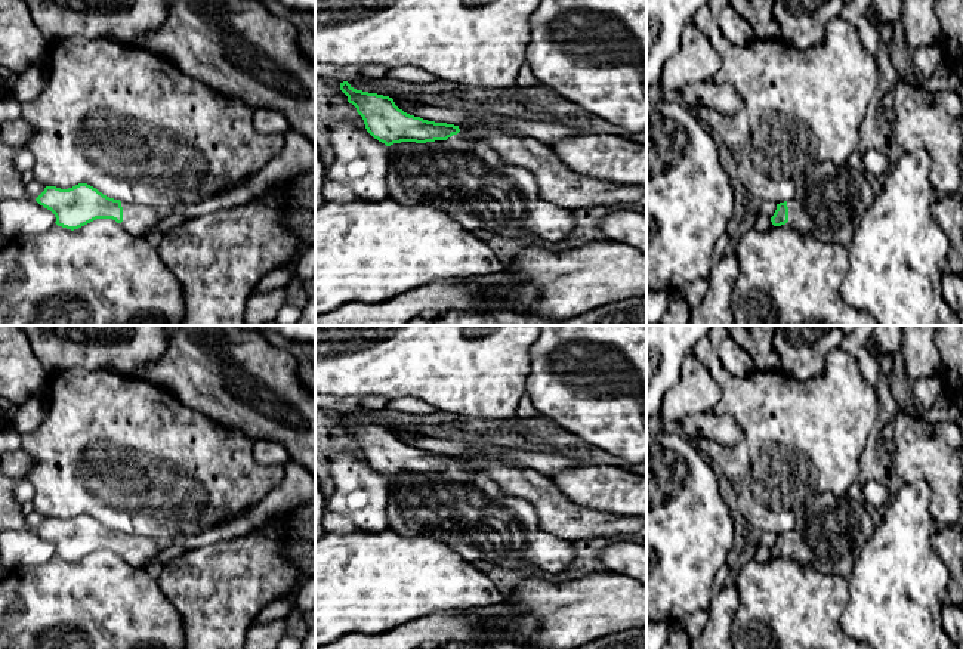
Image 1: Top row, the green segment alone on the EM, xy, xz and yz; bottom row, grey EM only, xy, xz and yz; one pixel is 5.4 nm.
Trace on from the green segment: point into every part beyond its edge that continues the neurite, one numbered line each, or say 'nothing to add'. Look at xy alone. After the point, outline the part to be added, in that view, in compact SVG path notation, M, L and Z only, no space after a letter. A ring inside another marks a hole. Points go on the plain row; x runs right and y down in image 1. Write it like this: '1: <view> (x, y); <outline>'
1: xy (138, 552); M121 532L121 538L123 538L121 557L126 560L126 563L135 568L149 569L149 562L163 546L152 538L127 535L124 532Z

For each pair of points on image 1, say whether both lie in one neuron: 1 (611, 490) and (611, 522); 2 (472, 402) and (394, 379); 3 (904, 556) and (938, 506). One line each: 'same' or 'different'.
1: different
2: same
3: different

